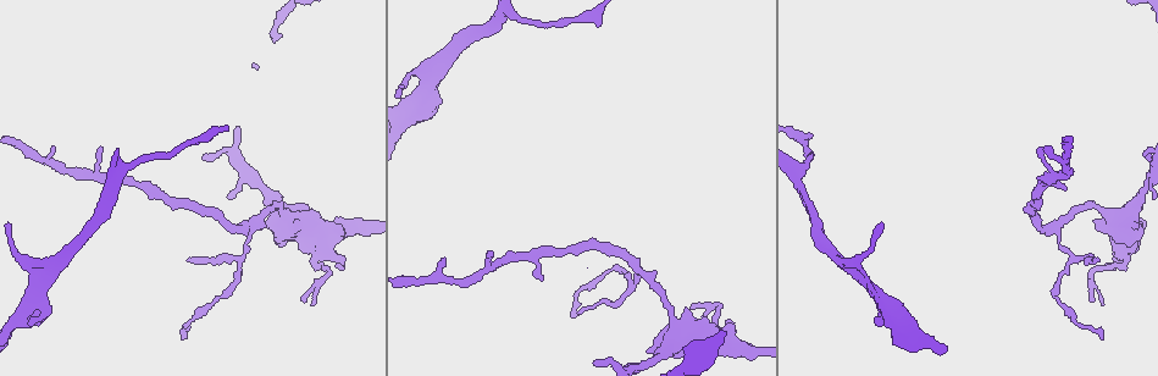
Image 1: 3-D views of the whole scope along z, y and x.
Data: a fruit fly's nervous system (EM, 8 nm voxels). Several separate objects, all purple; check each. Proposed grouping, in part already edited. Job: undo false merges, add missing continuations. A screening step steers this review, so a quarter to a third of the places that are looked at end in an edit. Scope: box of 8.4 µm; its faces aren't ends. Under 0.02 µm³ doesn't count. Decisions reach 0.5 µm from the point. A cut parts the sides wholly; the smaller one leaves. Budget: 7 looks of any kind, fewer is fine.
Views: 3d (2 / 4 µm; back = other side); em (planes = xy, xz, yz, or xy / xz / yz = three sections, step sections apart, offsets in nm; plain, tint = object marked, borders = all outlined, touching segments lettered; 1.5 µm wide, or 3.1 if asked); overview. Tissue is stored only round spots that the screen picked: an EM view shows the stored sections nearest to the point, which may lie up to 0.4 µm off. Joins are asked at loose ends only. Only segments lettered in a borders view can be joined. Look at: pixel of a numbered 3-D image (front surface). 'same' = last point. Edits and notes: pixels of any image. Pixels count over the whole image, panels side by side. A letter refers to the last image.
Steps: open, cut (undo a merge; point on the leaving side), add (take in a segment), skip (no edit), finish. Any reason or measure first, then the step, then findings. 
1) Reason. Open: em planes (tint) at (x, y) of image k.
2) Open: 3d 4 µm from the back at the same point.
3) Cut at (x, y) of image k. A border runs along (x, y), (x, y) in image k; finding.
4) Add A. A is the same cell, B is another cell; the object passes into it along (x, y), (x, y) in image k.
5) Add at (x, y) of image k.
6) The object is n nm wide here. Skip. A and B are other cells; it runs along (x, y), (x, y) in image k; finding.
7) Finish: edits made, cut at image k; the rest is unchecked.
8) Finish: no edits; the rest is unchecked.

Small branch off a trunk. Open: em planes (borders) at (1112, 214) of image 1.

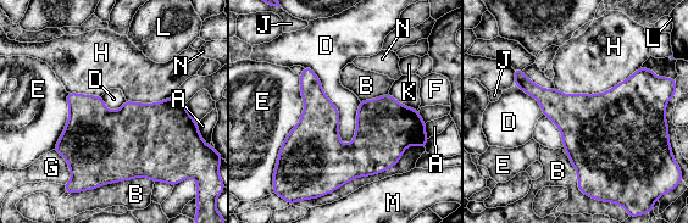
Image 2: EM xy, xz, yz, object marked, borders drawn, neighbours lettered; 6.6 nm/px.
The object is 200 nm wide here. Skip. A, B, D, E, F, G, H, J, K, L, M and N are other cells; a border runs along (305, 66), (349, 144) in image 2; one neuron here.

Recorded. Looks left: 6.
An open end. Open: em planes (borders) at (101, 148) of image 1.

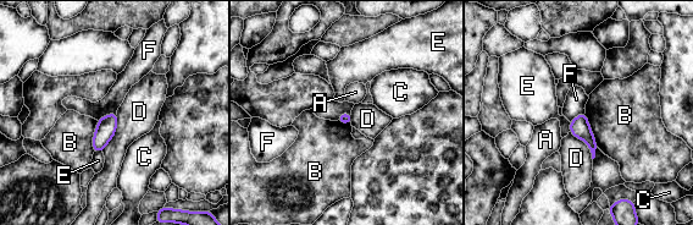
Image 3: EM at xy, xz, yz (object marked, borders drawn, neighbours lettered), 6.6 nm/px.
Skip. A, B, C, D, E and F are other cells; a border runs along (116, 113), (109, 113), (98, 121) in image 3; none of them fits.

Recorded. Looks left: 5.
Arms run side by side. Open: em yz step 8 (tint) at (38, 301) of image 1.

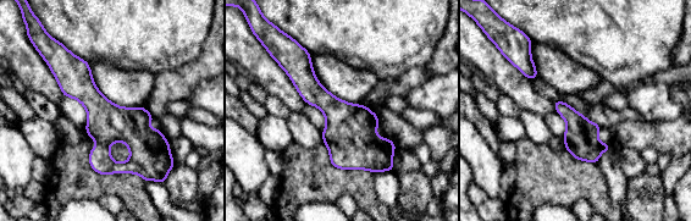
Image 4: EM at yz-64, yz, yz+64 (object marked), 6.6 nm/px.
Open: em planes (borders) at the same point.

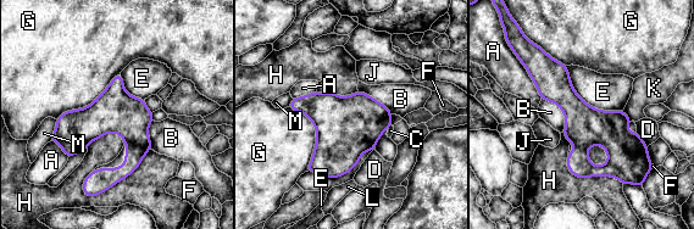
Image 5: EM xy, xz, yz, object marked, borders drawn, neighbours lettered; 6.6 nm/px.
Skip. A, B, C, D, E, F, G, H, J, K, L and M are other cells; a border runs along (565, 66), (589, 105), (622, 111) in image 5; continuous, no second neuron.

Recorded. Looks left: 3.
Finish: no edits; the rest is unchecked.

